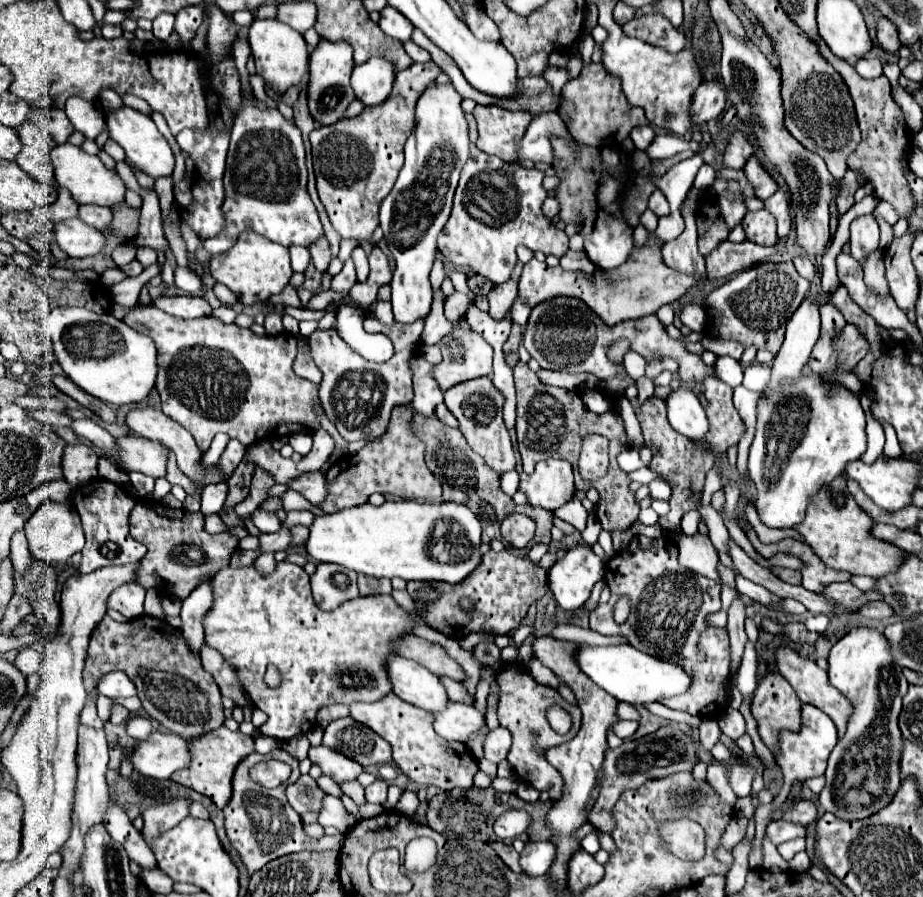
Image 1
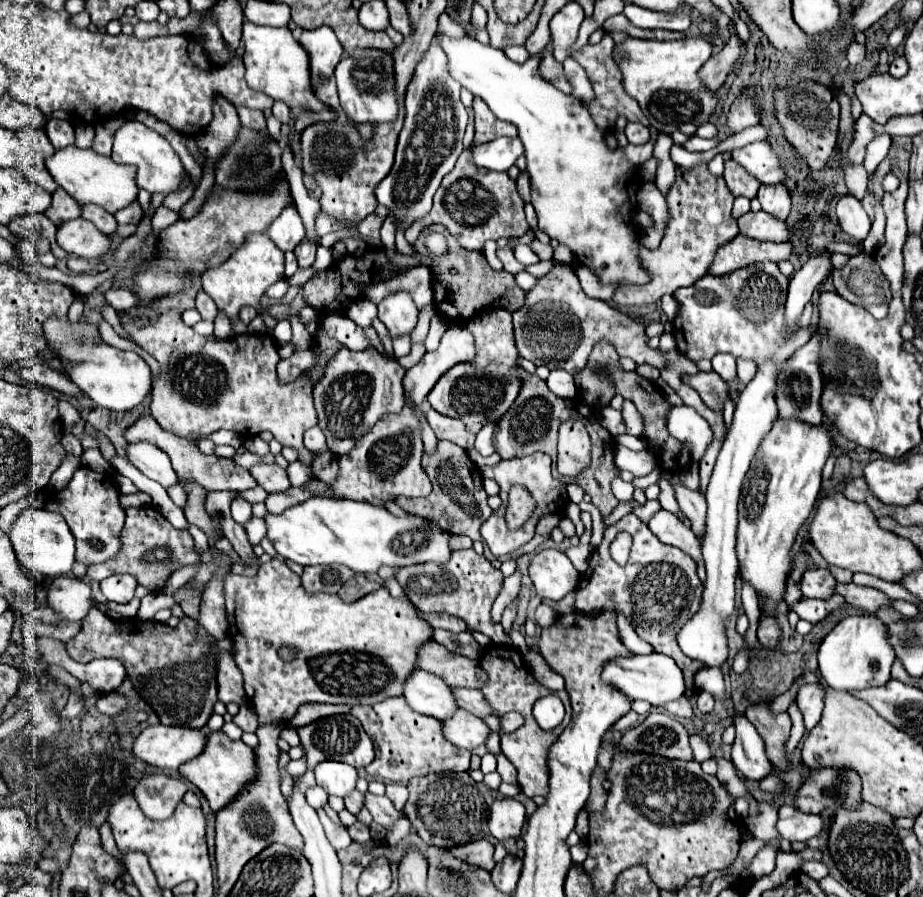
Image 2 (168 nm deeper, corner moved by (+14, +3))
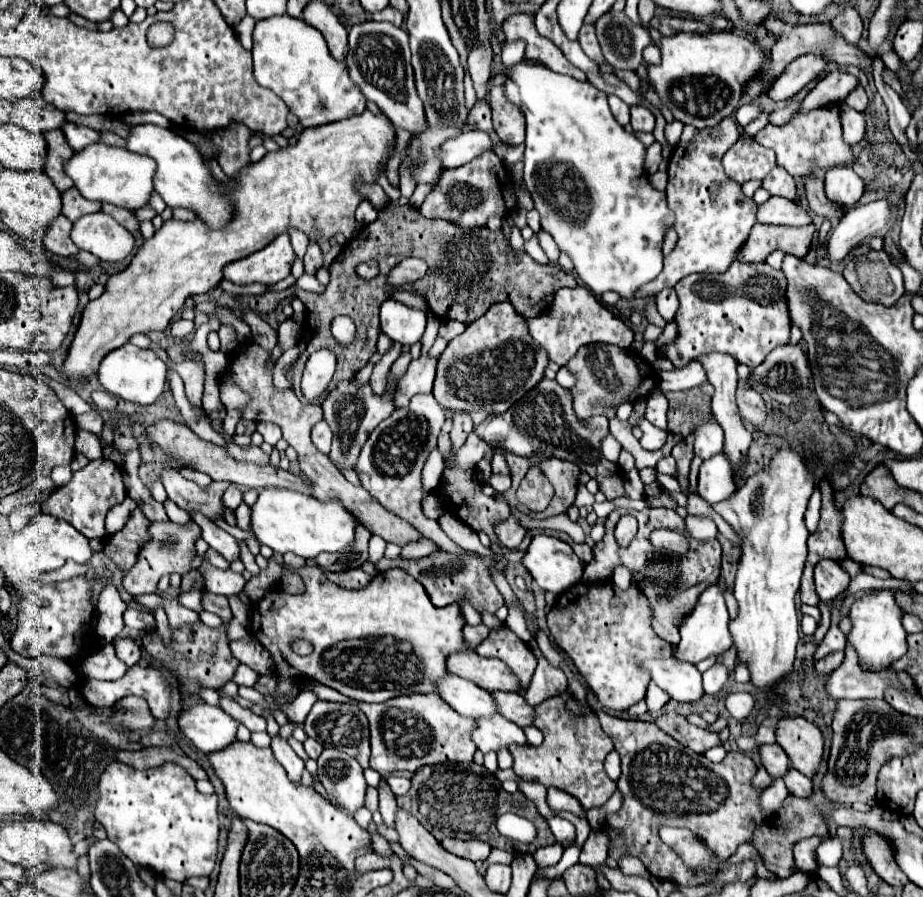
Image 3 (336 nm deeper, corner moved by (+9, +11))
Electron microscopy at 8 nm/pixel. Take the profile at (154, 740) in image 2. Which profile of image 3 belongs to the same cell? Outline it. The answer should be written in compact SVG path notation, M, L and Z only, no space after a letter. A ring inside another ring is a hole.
M206 702L180 712L182 736L204 754L222 750L232 744L236 740L238 726L240 722L236 718Z

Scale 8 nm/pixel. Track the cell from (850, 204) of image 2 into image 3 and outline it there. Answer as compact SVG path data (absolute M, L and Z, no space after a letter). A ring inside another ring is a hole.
M836 166L826 172L824 190L832 202L852 208L864 196L864 182L858 178L858 174L852 168Z

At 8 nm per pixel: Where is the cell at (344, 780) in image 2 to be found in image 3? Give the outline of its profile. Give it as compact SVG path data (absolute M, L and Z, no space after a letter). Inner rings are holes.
M336 748L322 750L318 762L318 780L326 792L340 804L342 810L354 814L364 806L366 782L362 776L362 766L352 756Z

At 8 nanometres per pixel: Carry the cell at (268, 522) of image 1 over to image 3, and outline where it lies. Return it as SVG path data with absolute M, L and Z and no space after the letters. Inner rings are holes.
M230 484L228 486L228 490L224 492L224 506L226 508L232 508L232 510L236 510L240 504L242 504L242 490L238 488L238 486L234 486L234 484Z

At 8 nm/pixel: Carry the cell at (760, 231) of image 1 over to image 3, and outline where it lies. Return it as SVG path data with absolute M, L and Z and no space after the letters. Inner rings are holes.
M772 196L766 204L758 206L758 222L762 224L786 224L786 226L804 226L810 224L810 214L796 202Z

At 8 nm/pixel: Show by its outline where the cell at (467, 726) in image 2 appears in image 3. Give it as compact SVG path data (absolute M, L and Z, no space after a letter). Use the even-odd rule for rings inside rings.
M490 716L476 720L478 728L474 730L474 744L484 754L498 752L500 748L508 748L512 744L526 744L526 736L522 728L518 728L514 722L506 720L504 716Z

